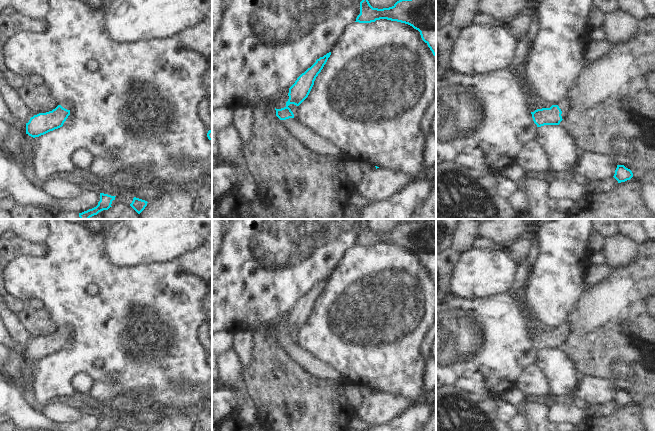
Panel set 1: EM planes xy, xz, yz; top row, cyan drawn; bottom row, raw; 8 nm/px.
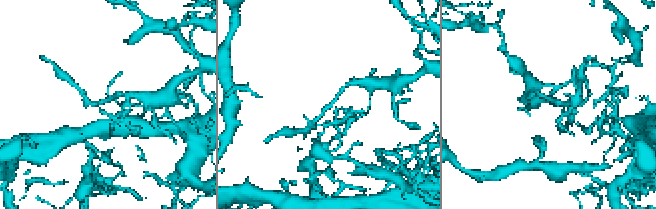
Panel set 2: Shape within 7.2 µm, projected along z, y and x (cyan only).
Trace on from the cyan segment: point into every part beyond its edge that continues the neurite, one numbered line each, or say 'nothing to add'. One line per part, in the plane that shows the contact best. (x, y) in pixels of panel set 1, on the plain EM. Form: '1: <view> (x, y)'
1: yz (564, 329)

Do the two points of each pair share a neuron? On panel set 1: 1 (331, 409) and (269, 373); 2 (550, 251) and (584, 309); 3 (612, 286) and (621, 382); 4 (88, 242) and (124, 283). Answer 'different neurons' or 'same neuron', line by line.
1: same neuron
2: different neurons
3: same neuron
4: same neuron

